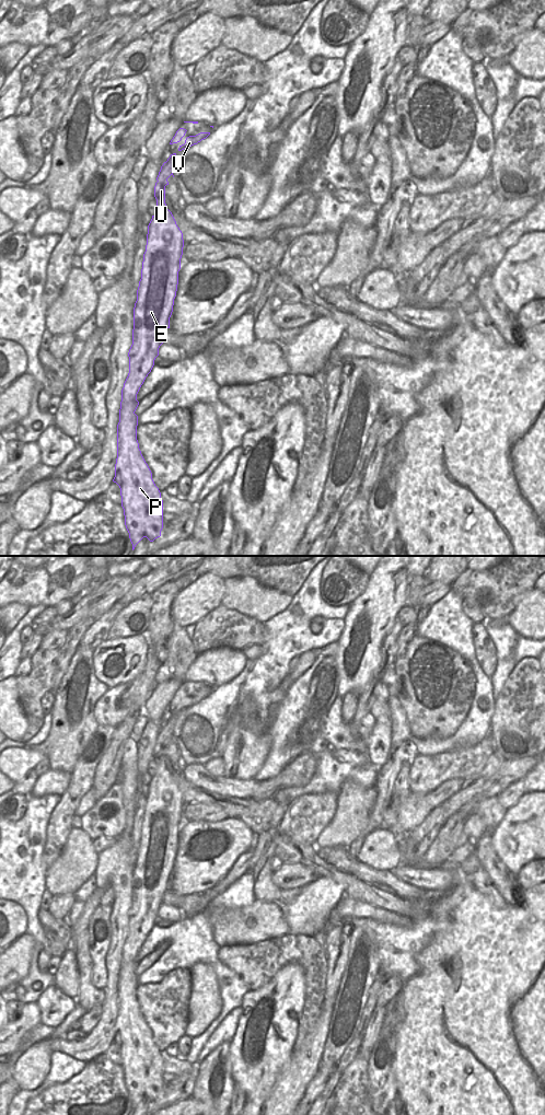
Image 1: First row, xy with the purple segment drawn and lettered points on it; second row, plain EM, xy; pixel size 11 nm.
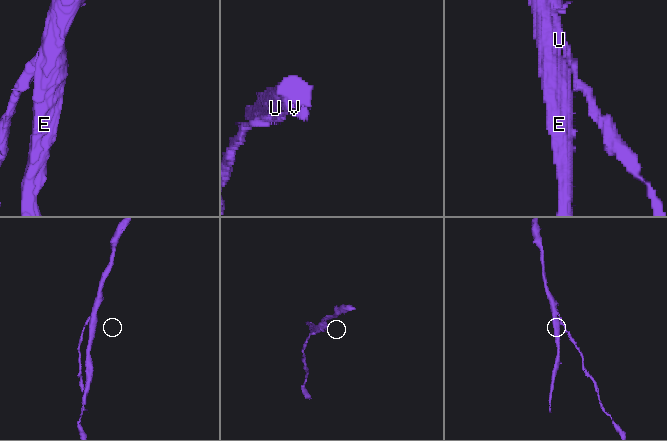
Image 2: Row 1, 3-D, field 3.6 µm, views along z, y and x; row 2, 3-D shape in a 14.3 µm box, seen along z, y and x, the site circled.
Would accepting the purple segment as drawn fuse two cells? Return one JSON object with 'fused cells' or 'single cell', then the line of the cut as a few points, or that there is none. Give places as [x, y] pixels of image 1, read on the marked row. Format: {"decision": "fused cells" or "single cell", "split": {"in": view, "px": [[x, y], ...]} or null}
{"decision": "fused cells", "split": {"in": "xy", "px": [[158, 179], [165, 185]]}}

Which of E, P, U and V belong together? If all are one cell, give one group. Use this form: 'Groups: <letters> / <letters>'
Groups: E P V / U.

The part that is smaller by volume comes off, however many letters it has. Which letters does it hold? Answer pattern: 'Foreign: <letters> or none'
Foreign: U

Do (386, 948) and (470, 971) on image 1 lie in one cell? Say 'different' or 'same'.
different

